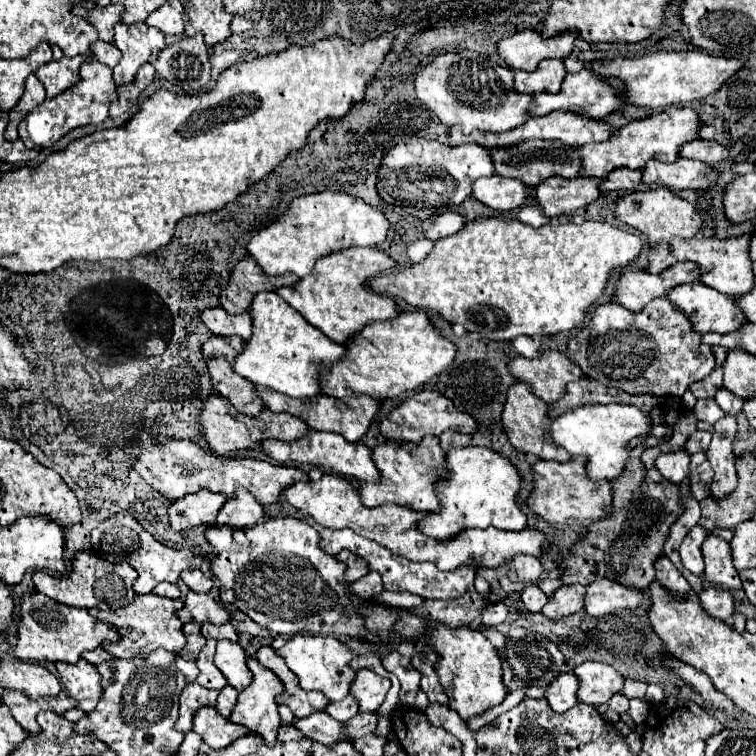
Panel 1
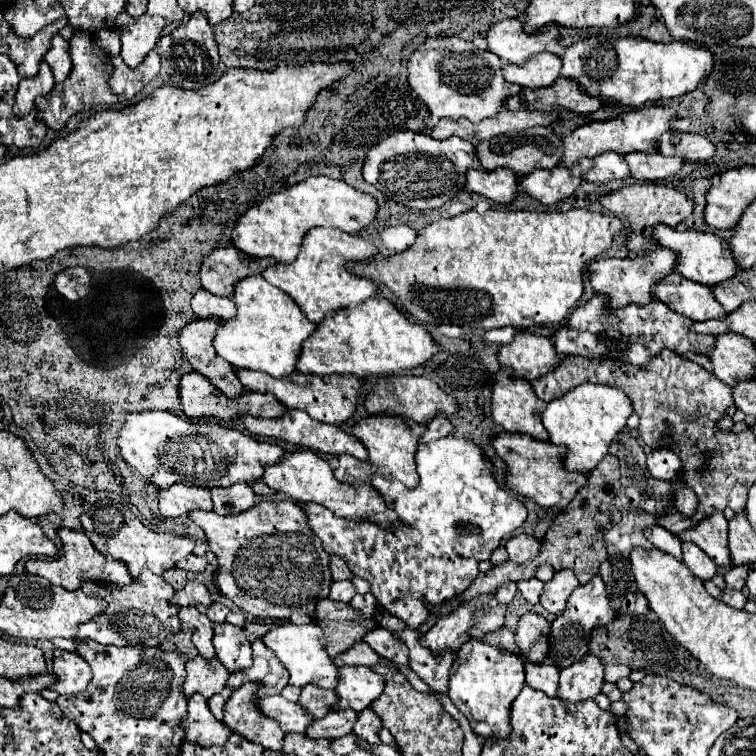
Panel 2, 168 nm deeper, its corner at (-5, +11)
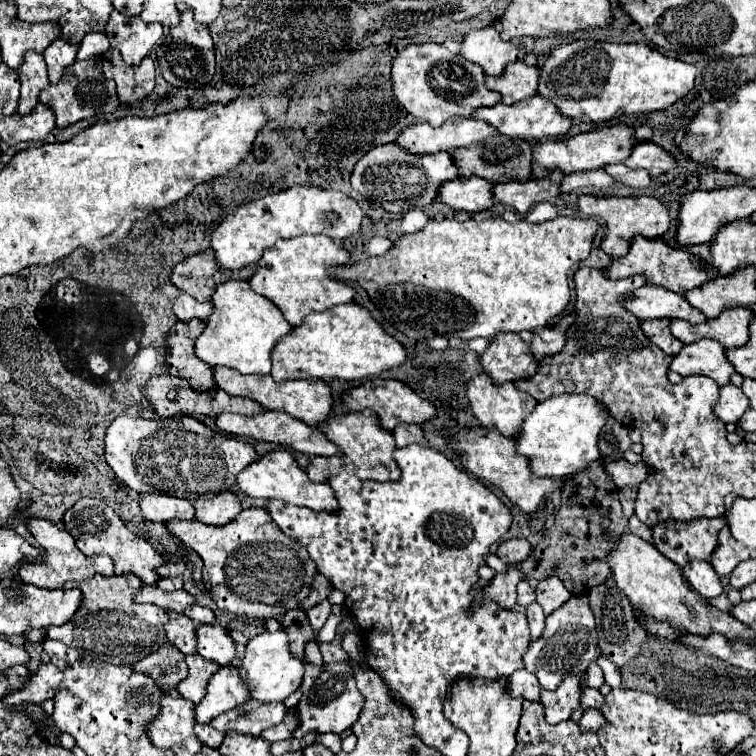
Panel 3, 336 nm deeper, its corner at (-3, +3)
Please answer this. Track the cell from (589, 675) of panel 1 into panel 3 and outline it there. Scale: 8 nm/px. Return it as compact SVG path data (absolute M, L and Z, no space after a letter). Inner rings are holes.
M567 676L555 690L541 690L541 702L545 704L545 718L549 724L569 720L581 706L581 680L579 676Z

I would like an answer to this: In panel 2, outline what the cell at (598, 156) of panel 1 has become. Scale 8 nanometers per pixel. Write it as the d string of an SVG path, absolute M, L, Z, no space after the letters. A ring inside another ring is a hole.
M641 106L633 108L629 112L621 112L619 116L611 120L593 120L579 128L575 128L571 134L561 134L563 140L563 166L575 164L579 158L595 158L597 154L603 154L607 150L617 154L629 154L629 152L655 152L657 140L663 132L669 130L669 122L675 120L675 110L665 106Z

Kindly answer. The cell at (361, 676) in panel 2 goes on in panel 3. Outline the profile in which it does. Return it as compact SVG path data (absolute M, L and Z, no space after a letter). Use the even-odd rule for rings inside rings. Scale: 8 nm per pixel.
M321 672L321 676L317 678L315 686L311 688L309 694L303 694L301 702L297 704L297 712L299 712L299 720L301 726L293 736L305 736L307 732L315 730L315 732L335 732L341 734L343 730L351 728L351 724L359 718L359 712L365 704L365 696L357 690L355 686L355 676L353 674L333 674L333 672Z

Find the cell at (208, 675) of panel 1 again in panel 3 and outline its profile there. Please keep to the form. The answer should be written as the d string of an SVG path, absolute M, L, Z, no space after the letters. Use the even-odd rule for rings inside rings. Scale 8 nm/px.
M169 612L169 622L165 626L169 642L183 654L197 652L197 624L185 614Z

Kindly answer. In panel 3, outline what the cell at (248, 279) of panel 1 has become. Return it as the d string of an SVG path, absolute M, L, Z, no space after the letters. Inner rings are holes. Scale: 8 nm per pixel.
M211 252L193 254L187 260L179 262L173 270L173 284L191 294L199 302L211 302L215 286L223 280L215 280L215 274L221 274L221 266L217 264L215 256Z

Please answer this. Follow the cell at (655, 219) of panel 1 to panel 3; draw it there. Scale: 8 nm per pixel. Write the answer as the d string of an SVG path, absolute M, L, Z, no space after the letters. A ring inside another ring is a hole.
M581 196L579 208L583 214L603 220L607 224L607 234L603 240L603 250L613 258L623 258L629 252L629 244L633 236L641 234L645 238L661 238L671 226L671 214L667 204L653 196L629 196L629 198L595 198Z

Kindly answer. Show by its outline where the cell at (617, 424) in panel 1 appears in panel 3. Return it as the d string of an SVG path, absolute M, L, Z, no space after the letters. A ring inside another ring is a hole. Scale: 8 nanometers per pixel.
M561 394L539 402L533 414L523 424L523 432L517 438L517 450L531 460L531 470L537 476L569 478L593 462L601 460L597 446L601 430L611 418L609 408L587 394Z

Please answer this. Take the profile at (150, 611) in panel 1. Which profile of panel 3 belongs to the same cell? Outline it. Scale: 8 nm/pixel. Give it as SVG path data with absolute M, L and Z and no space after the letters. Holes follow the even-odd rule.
M97 574L83 582L69 582L65 588L79 588L83 592L81 608L73 620L69 620L69 624L49 626L47 638L73 644L73 648L81 648L81 652L89 652L99 660L109 660L111 664L135 664L165 642L165 624L169 620L169 614L153 604L133 602L133 598L143 588L141 578L135 574L113 578L103 578Z

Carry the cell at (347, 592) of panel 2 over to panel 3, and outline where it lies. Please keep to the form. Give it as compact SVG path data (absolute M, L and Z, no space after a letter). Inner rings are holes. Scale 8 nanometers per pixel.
M323 600L323 602L319 602L317 606L313 606L309 612L307 612L307 616L309 616L309 622L313 624L313 628L323 628L323 624L327 622L327 618L331 616L331 608L333 608L333 604L329 602L329 600Z

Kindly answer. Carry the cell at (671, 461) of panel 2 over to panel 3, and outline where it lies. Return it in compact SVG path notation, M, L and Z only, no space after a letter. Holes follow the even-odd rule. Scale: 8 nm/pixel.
M615 460L607 464L605 470L609 472L609 476L613 476L613 482L617 484L617 488L639 486L647 476L653 474L653 468L649 468L649 464L643 464L643 462L629 464L627 460Z

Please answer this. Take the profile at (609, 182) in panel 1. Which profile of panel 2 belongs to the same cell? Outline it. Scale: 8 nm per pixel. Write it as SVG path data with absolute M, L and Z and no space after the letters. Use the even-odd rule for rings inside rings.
M603 152L595 156L593 166L587 172L583 172L583 180L587 182L609 182L617 178L627 178L627 176L629 176L627 162L623 160L623 156L615 152Z

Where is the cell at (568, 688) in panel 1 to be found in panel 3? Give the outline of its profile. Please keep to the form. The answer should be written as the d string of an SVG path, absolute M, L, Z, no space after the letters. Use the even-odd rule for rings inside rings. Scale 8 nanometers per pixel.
M517 670L513 672L513 676L509 676L509 690L511 696L523 696L525 700L539 700L541 684L531 672Z

